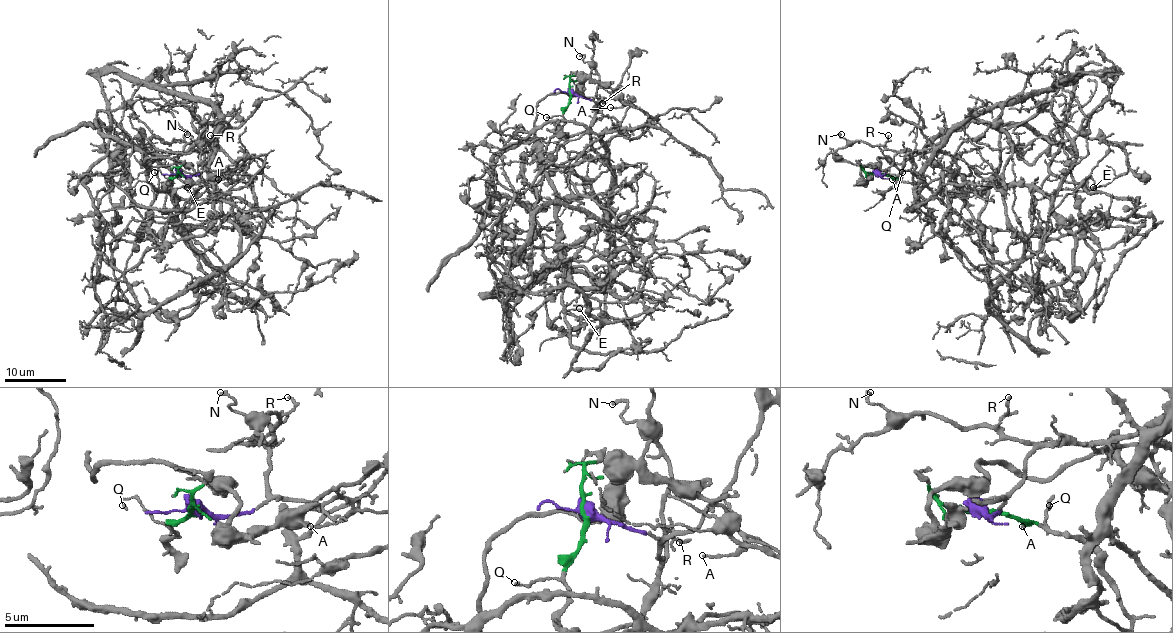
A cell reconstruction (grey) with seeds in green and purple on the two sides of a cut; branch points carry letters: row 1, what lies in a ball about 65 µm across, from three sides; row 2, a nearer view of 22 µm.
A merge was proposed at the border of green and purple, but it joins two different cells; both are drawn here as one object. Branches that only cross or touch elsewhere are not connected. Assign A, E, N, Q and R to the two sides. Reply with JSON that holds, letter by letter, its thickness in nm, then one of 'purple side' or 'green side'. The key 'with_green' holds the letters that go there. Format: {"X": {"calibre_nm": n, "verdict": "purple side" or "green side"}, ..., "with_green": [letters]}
{"A": {"calibre_nm": 150, "verdict": "purple side"}, "E": {"calibre_nm": 120, "verdict": "purple side"}, "N": {"calibre_nm": 150, "verdict": "purple side"}, "Q": {"calibre_nm": 90, "verdict": "green side"}, "R": {"calibre_nm": 140, "verdict": "purple side"}, "with_green": ["Q"]}

